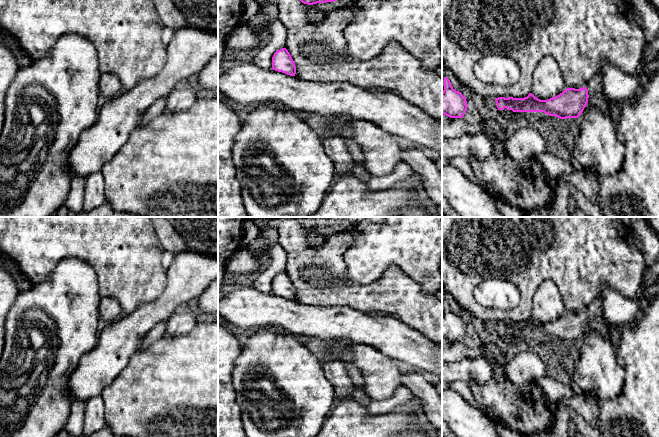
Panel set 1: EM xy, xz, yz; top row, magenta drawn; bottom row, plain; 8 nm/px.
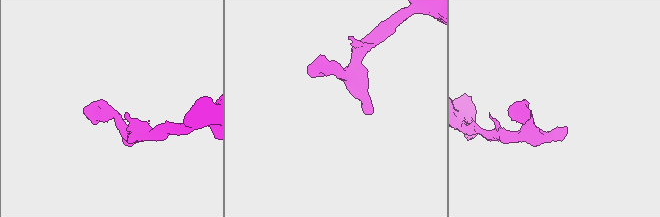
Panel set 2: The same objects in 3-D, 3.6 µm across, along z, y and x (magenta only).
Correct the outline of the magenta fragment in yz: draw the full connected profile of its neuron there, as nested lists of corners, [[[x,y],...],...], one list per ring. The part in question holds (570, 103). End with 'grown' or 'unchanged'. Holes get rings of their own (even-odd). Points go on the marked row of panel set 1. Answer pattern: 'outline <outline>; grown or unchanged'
outline [[[597,72],[587,82],[587,85],[580,89],[566,88],[559,95],[548,100],[540,100],[532,93],[524,98],[495,99],[498,110],[512,110],[513,112],[544,112],[550,116],[560,119],[578,118],[588,103],[590,96],[602,93],[603,77]]]; grown

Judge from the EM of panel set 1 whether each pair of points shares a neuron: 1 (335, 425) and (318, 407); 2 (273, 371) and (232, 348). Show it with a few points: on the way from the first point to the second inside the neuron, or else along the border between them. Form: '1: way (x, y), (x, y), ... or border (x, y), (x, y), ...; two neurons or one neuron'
1: border (335, 403), (322, 426); two neurons
2: border (242, 348), (234, 362), (234, 369), (231, 374); two neurons

